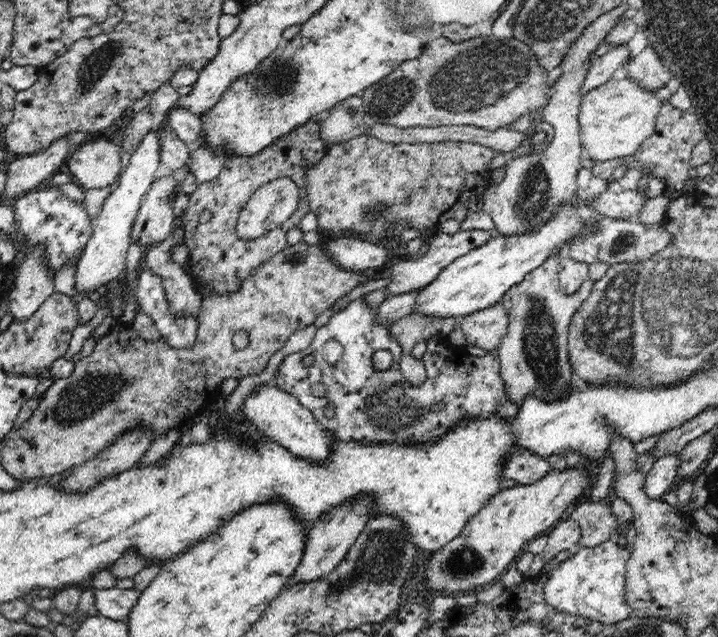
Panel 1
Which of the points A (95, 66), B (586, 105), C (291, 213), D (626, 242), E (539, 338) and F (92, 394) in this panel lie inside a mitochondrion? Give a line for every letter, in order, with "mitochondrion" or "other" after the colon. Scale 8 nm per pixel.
A: mitochondrion
B: other
C: other
D: mitochondrion
E: mitochondrion
F: mitochondrion

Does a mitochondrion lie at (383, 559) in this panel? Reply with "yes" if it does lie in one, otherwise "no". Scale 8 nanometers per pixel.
yes

